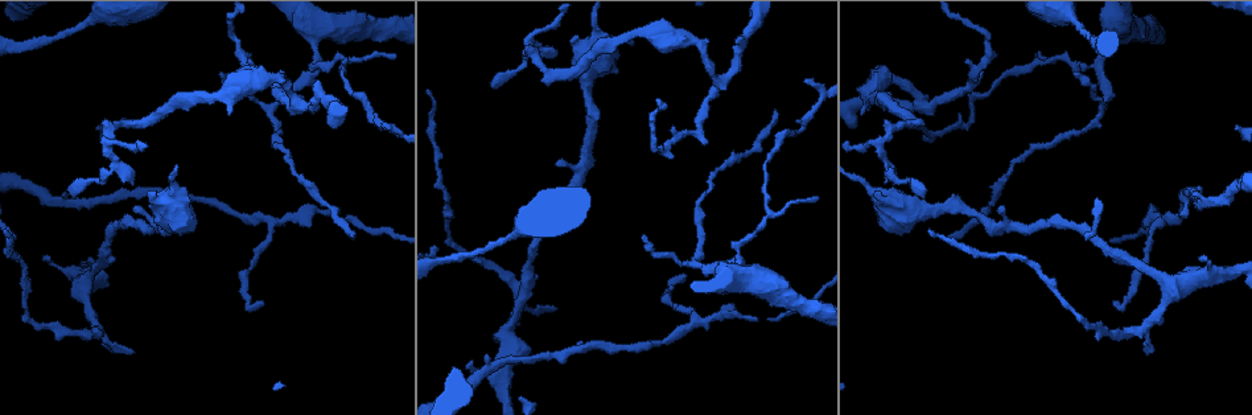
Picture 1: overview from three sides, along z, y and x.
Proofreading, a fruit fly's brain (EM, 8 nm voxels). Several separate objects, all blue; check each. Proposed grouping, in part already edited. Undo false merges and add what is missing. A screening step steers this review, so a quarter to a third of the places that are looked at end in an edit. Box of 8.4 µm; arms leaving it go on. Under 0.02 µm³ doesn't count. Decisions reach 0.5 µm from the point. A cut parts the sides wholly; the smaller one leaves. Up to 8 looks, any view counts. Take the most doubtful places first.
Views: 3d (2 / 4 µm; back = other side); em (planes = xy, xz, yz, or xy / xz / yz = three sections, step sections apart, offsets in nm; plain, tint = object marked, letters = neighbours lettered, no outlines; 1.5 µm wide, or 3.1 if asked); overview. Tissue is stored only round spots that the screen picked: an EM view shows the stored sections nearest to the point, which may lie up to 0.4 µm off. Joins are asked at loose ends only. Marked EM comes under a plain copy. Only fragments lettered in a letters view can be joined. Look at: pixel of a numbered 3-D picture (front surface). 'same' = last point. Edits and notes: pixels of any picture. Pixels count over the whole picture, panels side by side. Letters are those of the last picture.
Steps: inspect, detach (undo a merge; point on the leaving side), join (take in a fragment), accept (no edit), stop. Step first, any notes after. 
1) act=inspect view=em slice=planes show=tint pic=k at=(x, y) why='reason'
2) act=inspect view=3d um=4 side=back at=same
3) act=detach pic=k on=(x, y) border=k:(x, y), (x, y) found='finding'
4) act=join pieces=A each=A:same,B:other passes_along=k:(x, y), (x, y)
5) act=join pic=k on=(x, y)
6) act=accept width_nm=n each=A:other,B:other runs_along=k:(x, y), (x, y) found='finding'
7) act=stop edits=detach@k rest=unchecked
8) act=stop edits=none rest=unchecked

act=inspect view=em slice=planes show=letters pic=1 at=(557, 161) why='branch stops here'

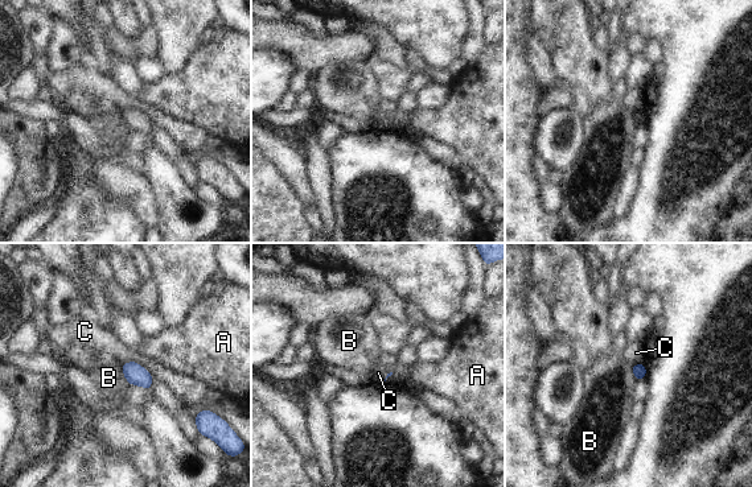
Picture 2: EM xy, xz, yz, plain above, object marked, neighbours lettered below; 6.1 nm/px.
act=accept each=A:other,B:other,C:other border=2:(120, 364), (120, 371), (130, 384) found='no lettered fragment goes on from it'

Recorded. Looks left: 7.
act=inspect view=em slice=planes show=tint pic=1 at=(988, 38) why='sharp bend'

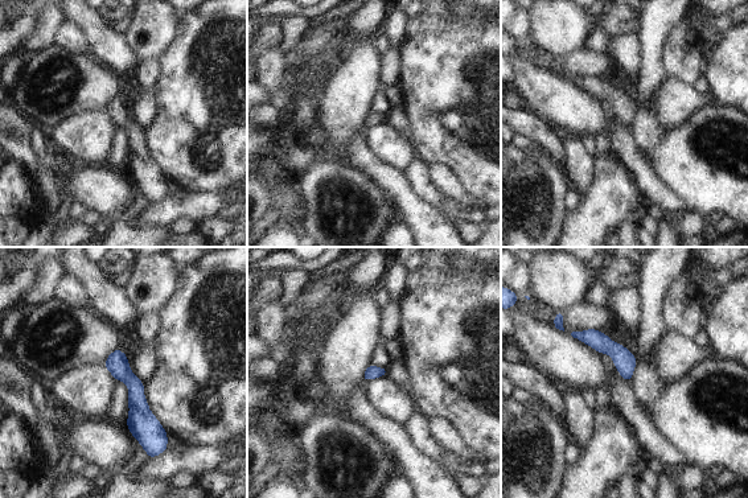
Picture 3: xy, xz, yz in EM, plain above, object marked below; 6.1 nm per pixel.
act=inspect view=em slice=planes show=letters at=same

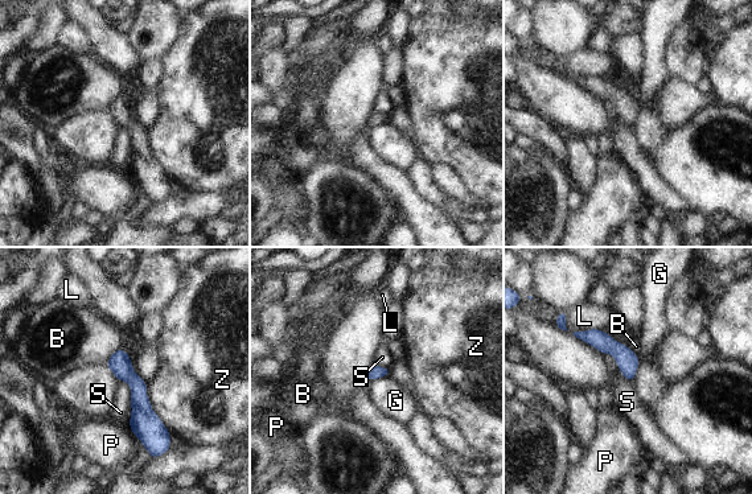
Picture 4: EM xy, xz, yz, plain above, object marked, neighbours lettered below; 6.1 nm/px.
act=accept width_nm=80 each=B:other,G:other,L:other,P:other,S:other,Z:other border=4:(639, 357), (639, 367), (632, 381) found='all the same neuron'

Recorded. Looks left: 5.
act=inspect view=em slice=planes show=letters pic=1 at=(314, 41) why='branch point'

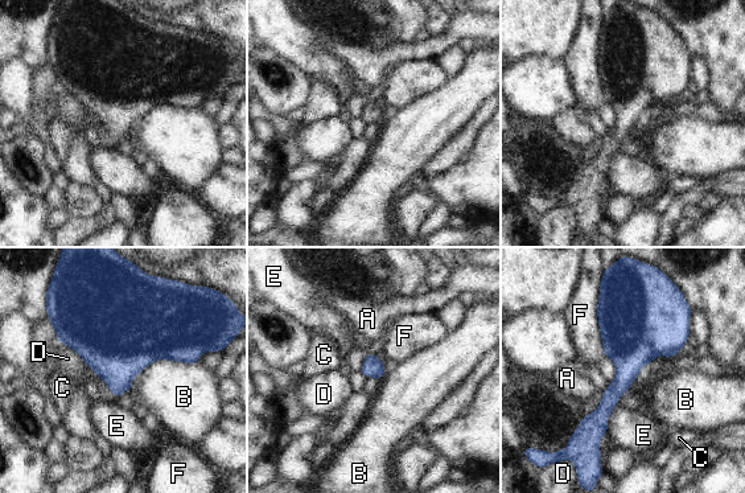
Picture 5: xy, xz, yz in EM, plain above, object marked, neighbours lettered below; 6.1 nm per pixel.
act=accept width_nm=130 each=A:other,B:other,C:other,D:other,E:other,F:other border=5:(198, 362), (155, 360), (138, 374) found='all the same neuron'

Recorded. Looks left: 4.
act=inspect view=em slice=xz step=4 show=tint pic=1 at=(276, 79) why='sudden change in width'

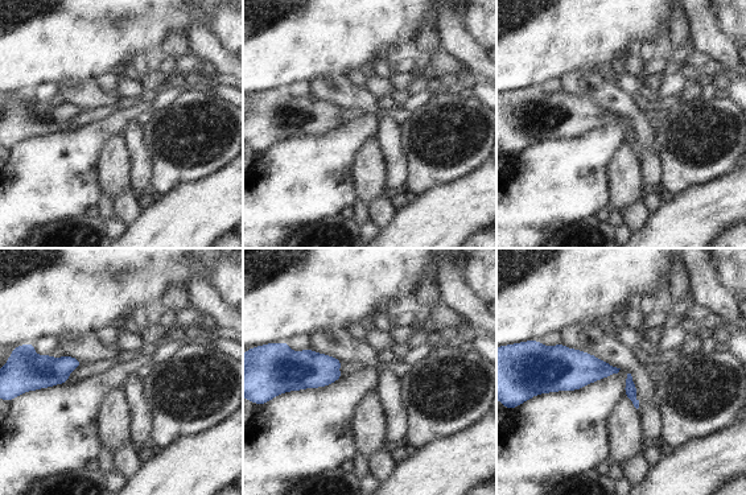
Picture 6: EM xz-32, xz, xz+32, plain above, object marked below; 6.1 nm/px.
act=inspect view=em slice=xz step=4 show=letters at=same why='what lies round it'

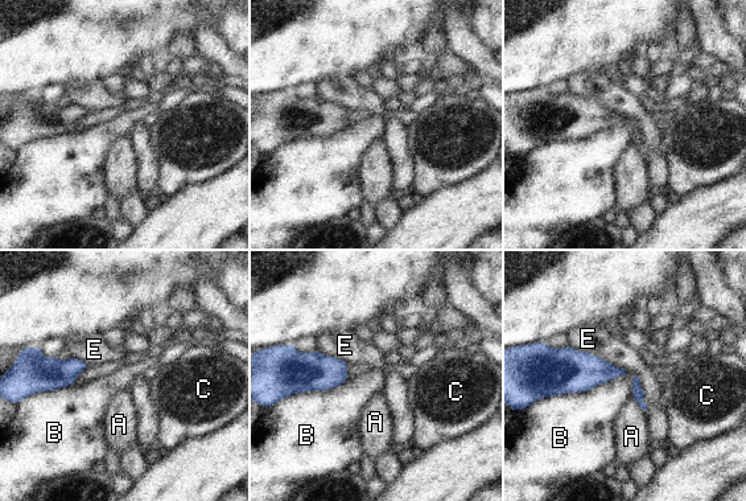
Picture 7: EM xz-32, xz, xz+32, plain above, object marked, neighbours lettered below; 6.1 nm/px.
act=accept width_nm=80 each=A:other,B:other,C:other,E:other found='continuous, no second neuron'

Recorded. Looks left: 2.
act=stop edits=none rest=unchecked

